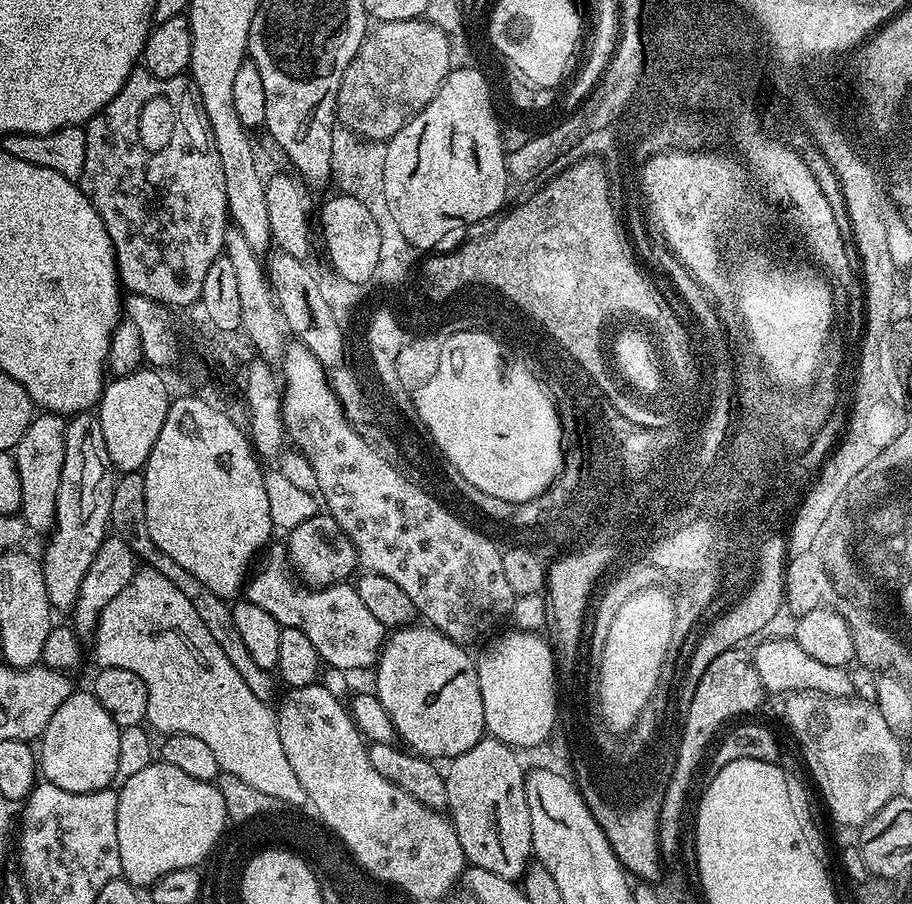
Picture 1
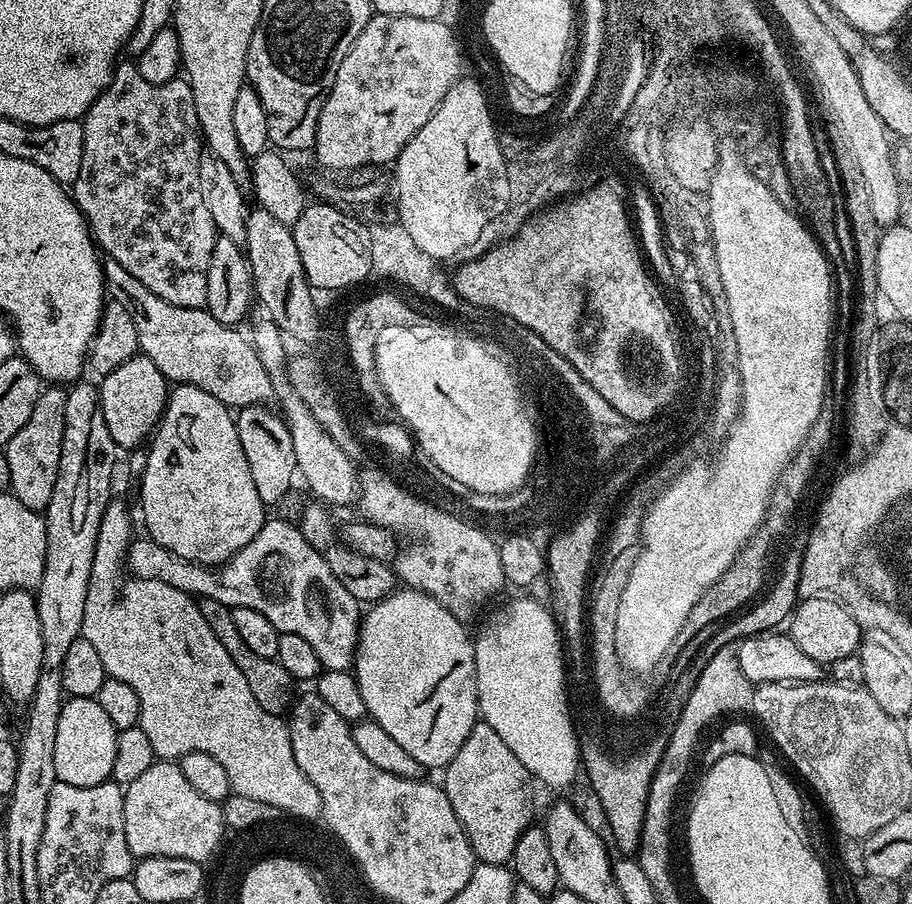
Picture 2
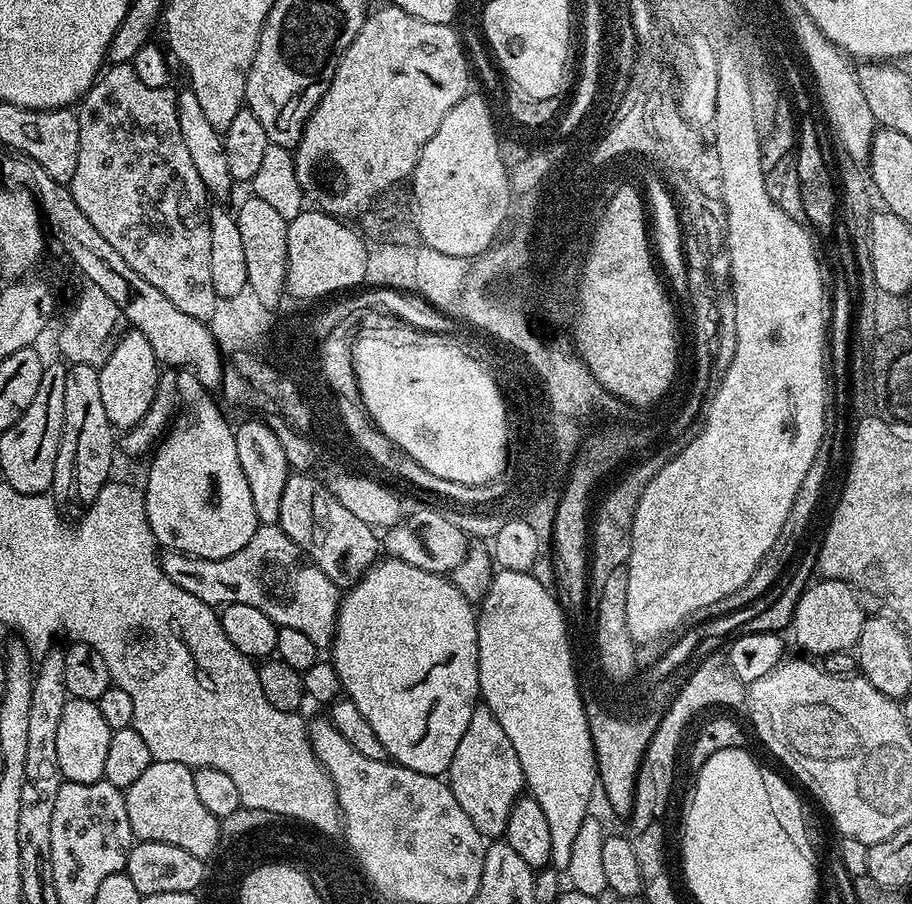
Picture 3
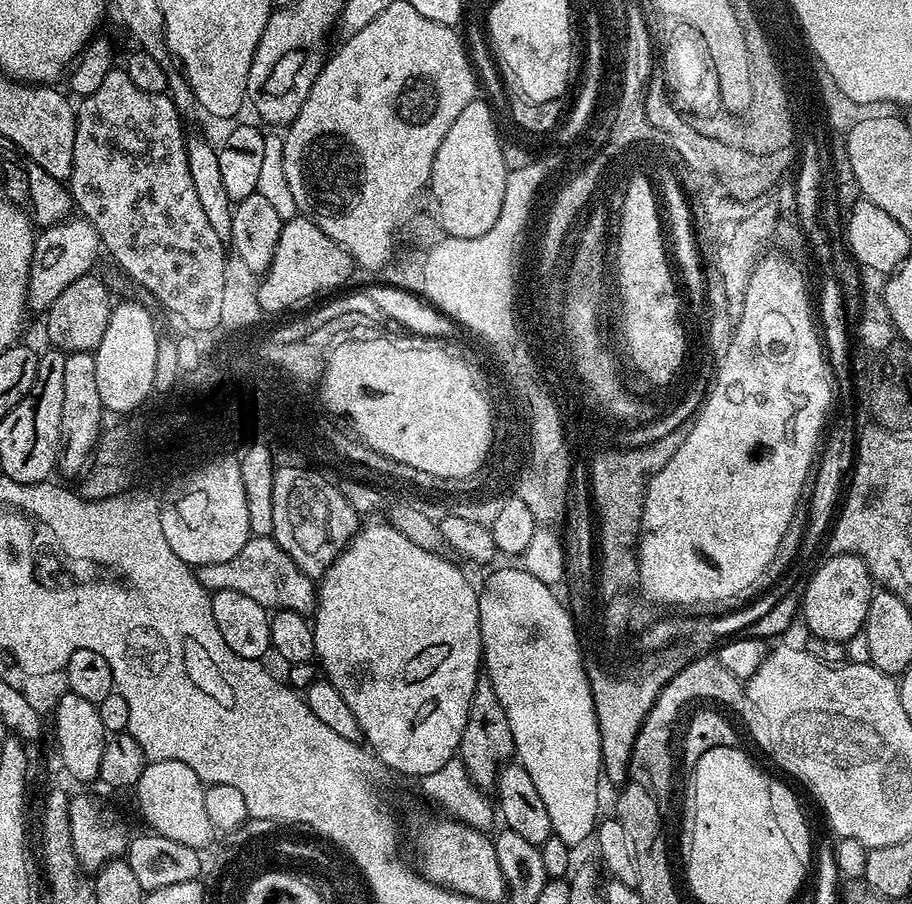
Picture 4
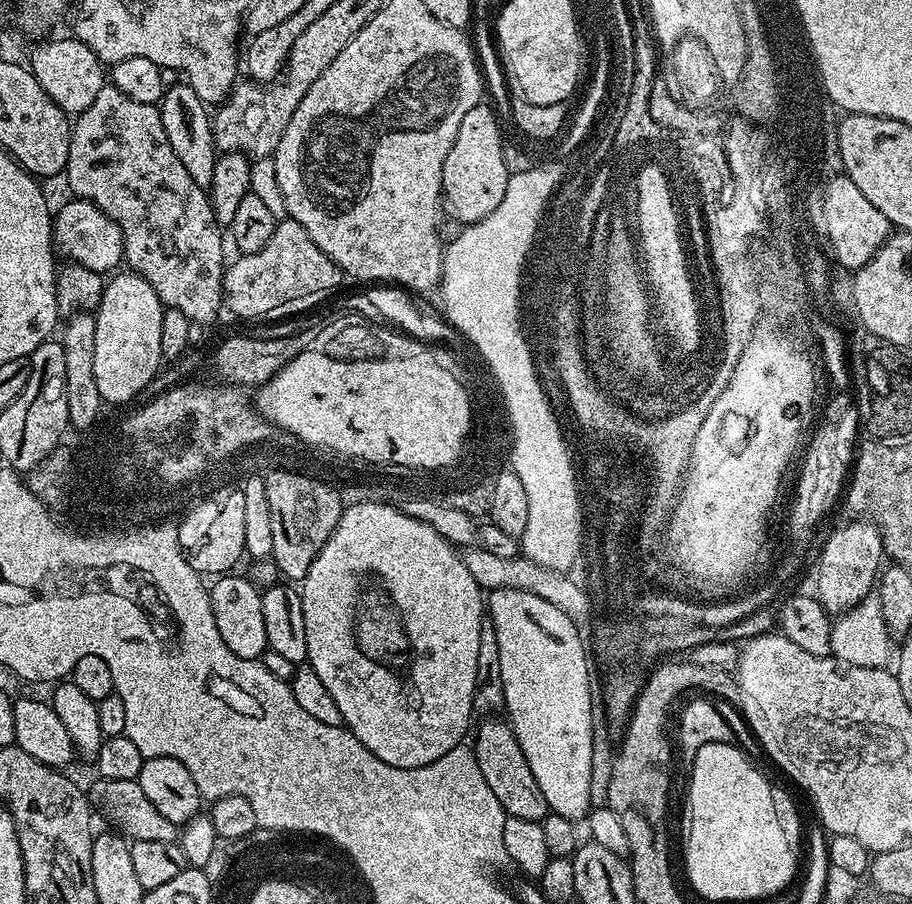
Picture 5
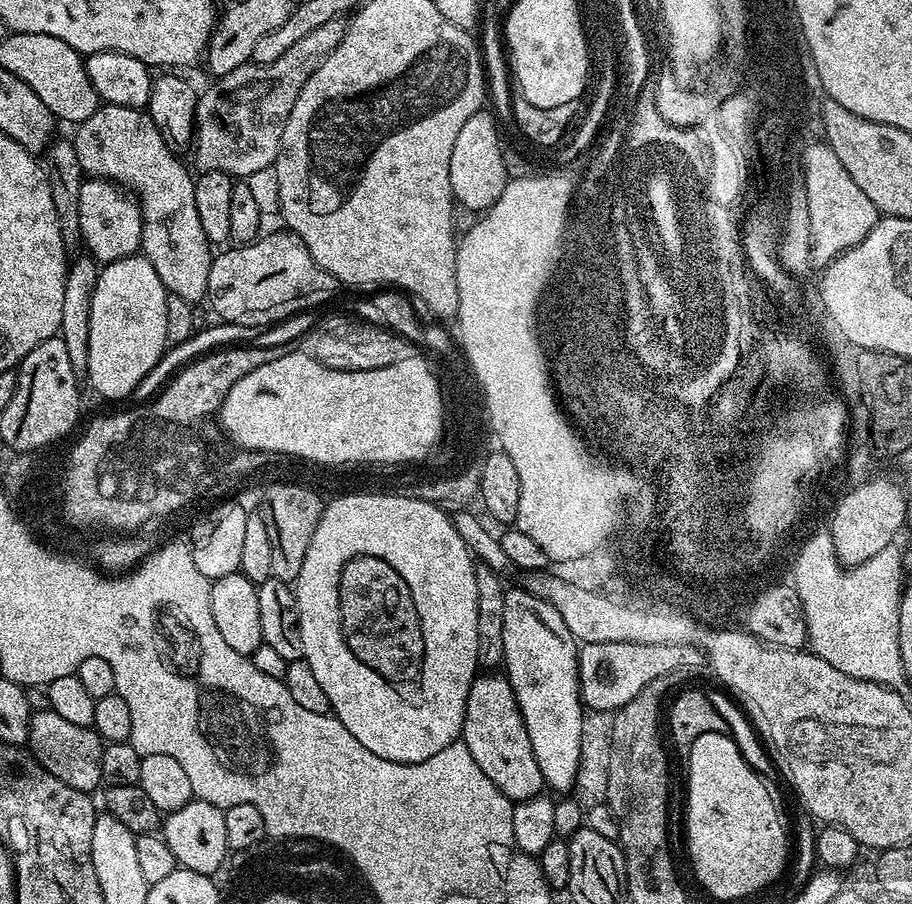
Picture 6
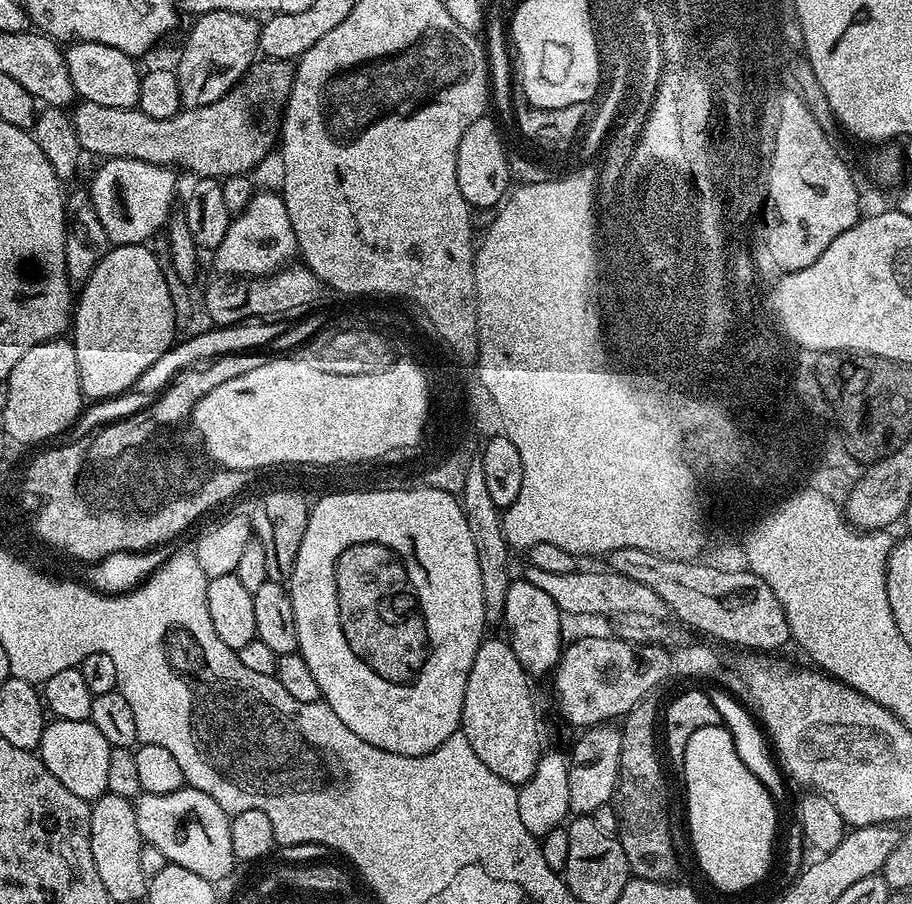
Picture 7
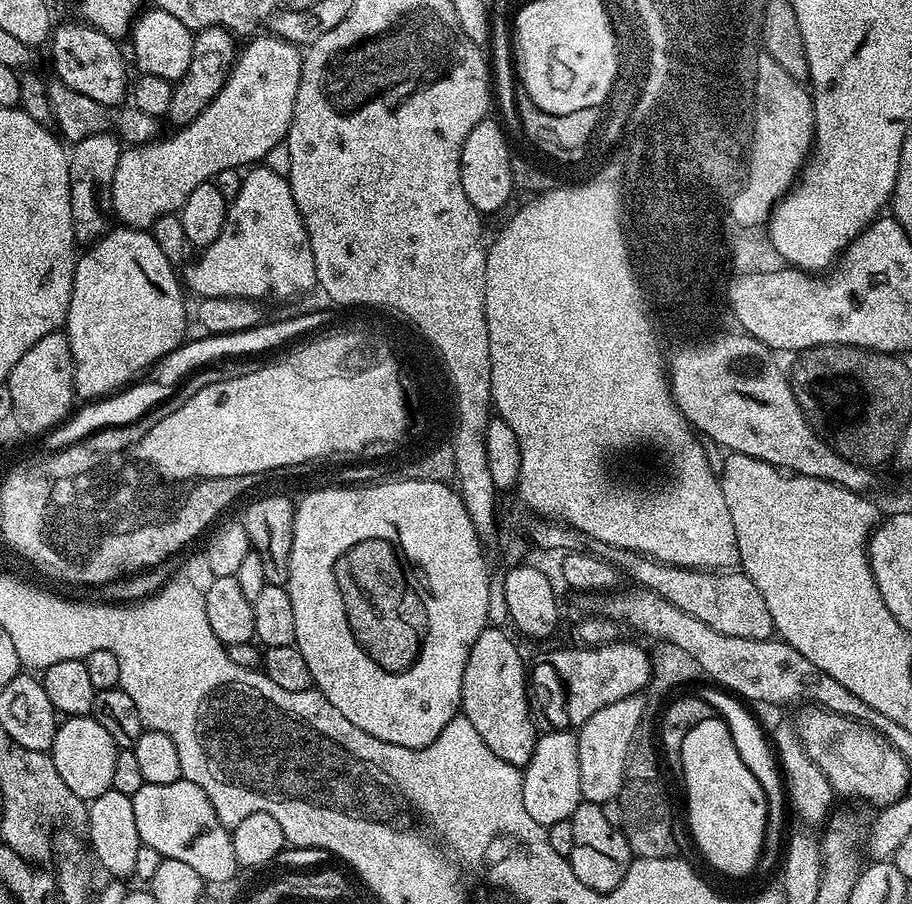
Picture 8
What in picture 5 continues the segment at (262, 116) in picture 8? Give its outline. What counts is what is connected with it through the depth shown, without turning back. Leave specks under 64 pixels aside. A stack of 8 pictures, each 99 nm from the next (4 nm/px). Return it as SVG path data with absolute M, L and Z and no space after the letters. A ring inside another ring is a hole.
M68 198L60 209L57 207L52 221L52 239L55 251L61 257L68 256L64 258L101 274L119 269L124 259L122 230L92 200Z

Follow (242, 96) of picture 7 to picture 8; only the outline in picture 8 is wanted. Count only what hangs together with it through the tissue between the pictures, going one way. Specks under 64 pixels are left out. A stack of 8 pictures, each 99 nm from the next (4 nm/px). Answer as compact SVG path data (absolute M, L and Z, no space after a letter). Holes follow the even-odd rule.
M55 78L47 81L47 87L49 106L52 111L51 123L69 145L82 142L82 138L90 138L90 134L107 132L111 128L114 129L115 135L128 146L149 144L161 135L161 121L150 114L142 114L142 110L138 110L135 106L124 106L115 112L102 102L94 102L94 98L86 98L86 94L78 94L78 90L70 90L66 82Z

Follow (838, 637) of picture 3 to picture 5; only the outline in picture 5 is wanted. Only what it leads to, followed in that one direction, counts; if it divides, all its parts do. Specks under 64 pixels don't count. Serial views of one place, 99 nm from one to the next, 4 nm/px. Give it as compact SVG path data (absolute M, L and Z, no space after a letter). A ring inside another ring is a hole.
M848 522L845 528L832 532L820 552L820 565L816 568L814 595L829 614L843 614L867 599L882 571L880 559L885 559L880 529L872 522Z

